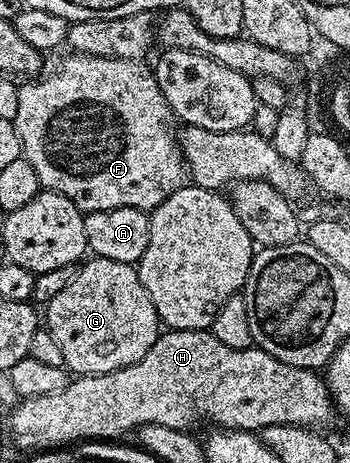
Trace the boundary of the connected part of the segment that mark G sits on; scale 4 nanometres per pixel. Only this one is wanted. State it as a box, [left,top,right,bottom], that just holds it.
[42,256,162,376]

